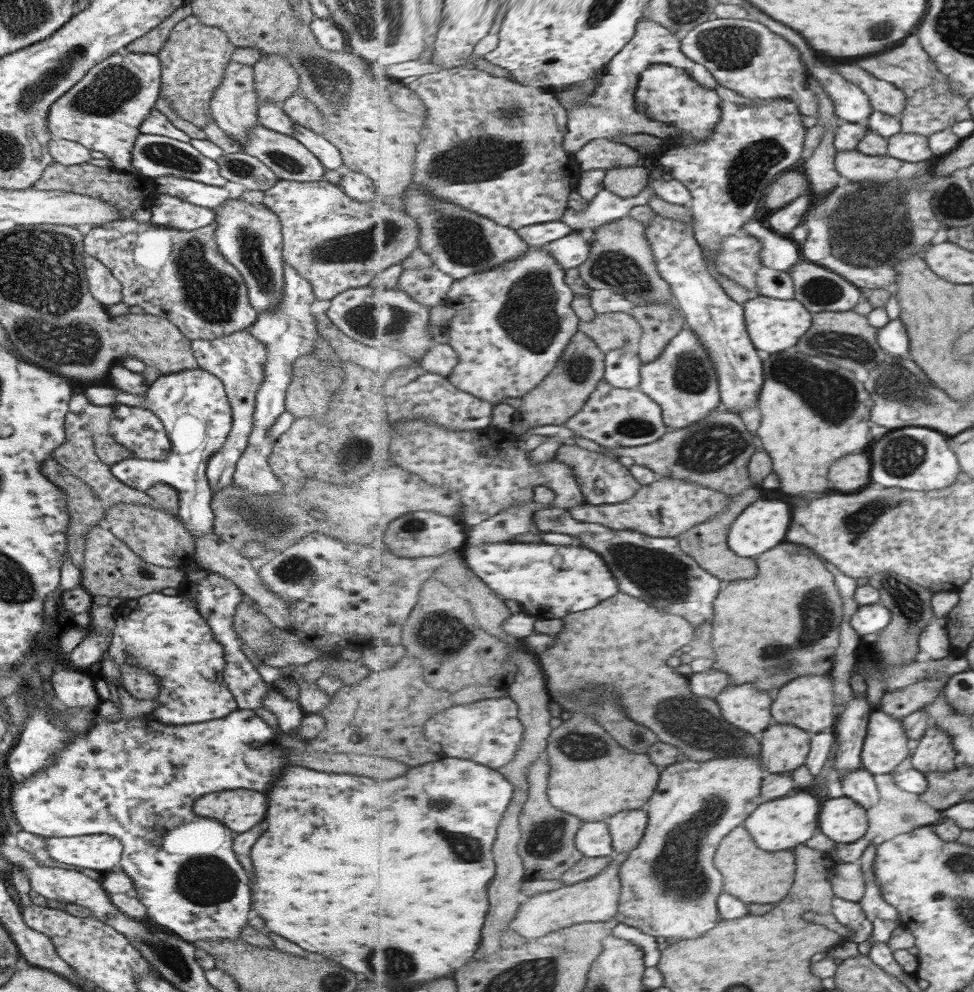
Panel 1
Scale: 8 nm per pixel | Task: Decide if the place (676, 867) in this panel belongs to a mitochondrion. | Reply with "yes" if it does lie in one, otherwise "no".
yes

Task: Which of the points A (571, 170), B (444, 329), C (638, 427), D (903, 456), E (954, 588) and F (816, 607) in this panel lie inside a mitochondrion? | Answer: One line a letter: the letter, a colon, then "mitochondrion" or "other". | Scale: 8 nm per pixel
A: other
B: other
C: mitochondrion
D: mitochondrion
E: other
F: mitochondrion

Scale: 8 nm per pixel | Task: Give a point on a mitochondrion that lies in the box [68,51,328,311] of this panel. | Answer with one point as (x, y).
(251, 252)

